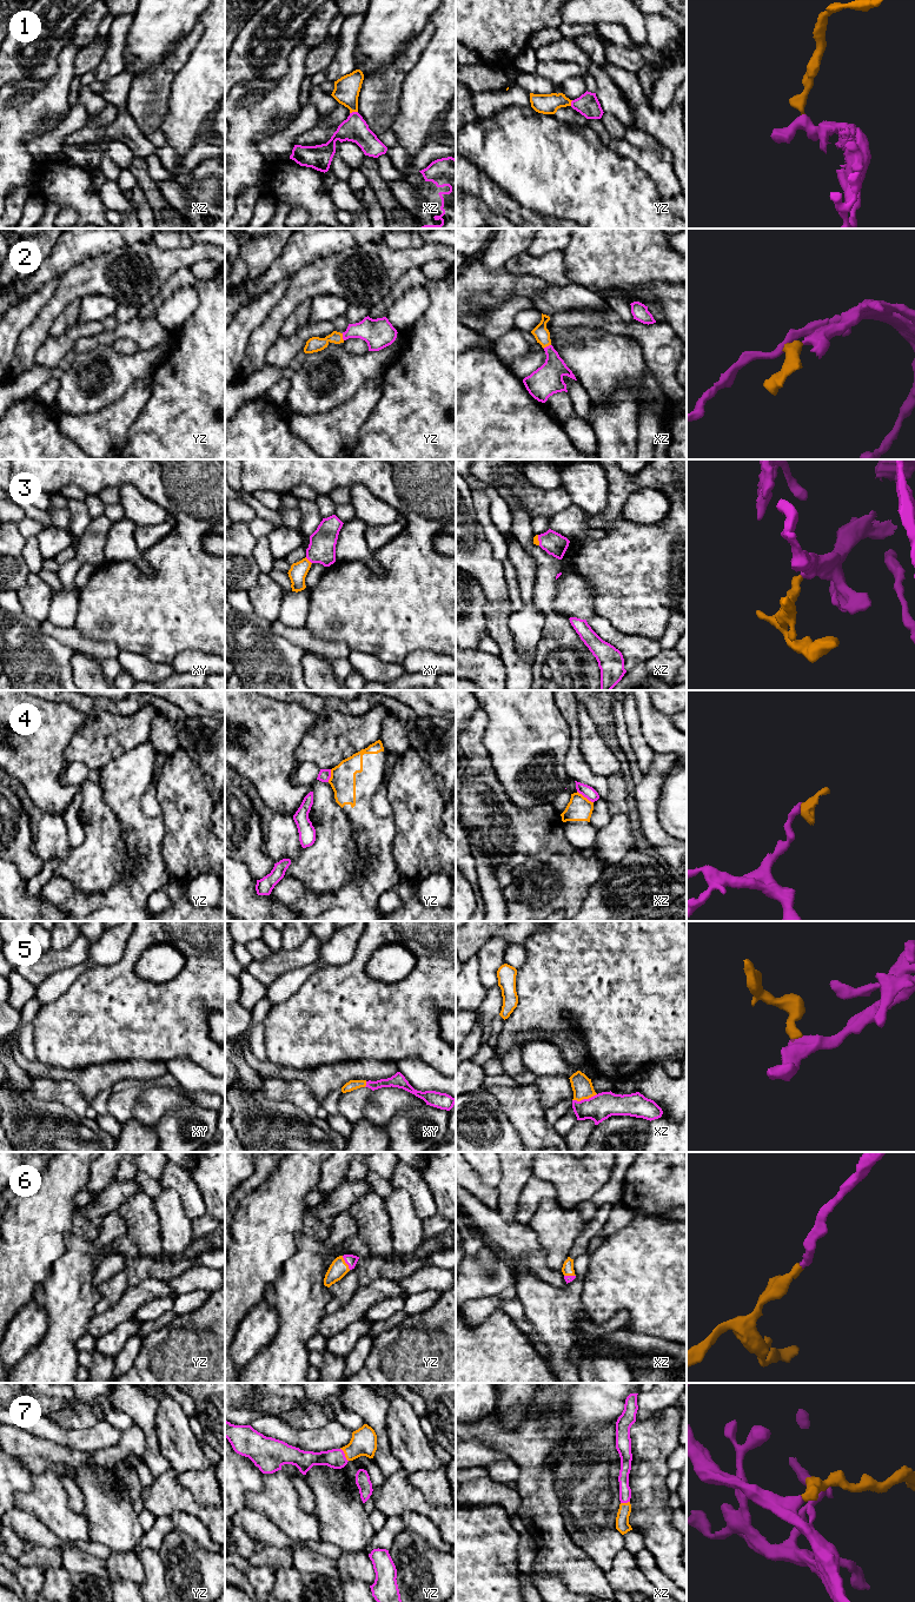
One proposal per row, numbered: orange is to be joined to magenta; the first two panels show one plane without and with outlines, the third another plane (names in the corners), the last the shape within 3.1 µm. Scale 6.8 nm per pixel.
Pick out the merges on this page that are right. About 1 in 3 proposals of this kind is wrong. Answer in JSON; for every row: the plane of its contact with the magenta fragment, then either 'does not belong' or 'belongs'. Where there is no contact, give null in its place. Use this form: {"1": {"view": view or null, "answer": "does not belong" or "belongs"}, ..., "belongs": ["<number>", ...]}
{"1": {"view": "xz", "answer": "belongs"}, "2": {"view": "xz", "answer": "belongs"}, "3": {"view": "xy", "answer": "belongs"}, "4": {"view": "xz", "answer": "does not belong"}, "5": {"view": "xz", "answer": "belongs"}, "6": {"view": "yz", "answer": "belongs"}, "7": {"view": "yz", "answer": "belongs"}, "belongs": ["1", "2", "3", "5", "6", "7"]}

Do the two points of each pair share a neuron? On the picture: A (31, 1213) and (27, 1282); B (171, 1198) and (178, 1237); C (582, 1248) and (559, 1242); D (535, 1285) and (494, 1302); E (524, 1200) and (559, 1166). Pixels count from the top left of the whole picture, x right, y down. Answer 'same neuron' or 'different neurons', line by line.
A: same neuron
B: same neuron
C: different neurons
D: different neurons
E: different neurons

